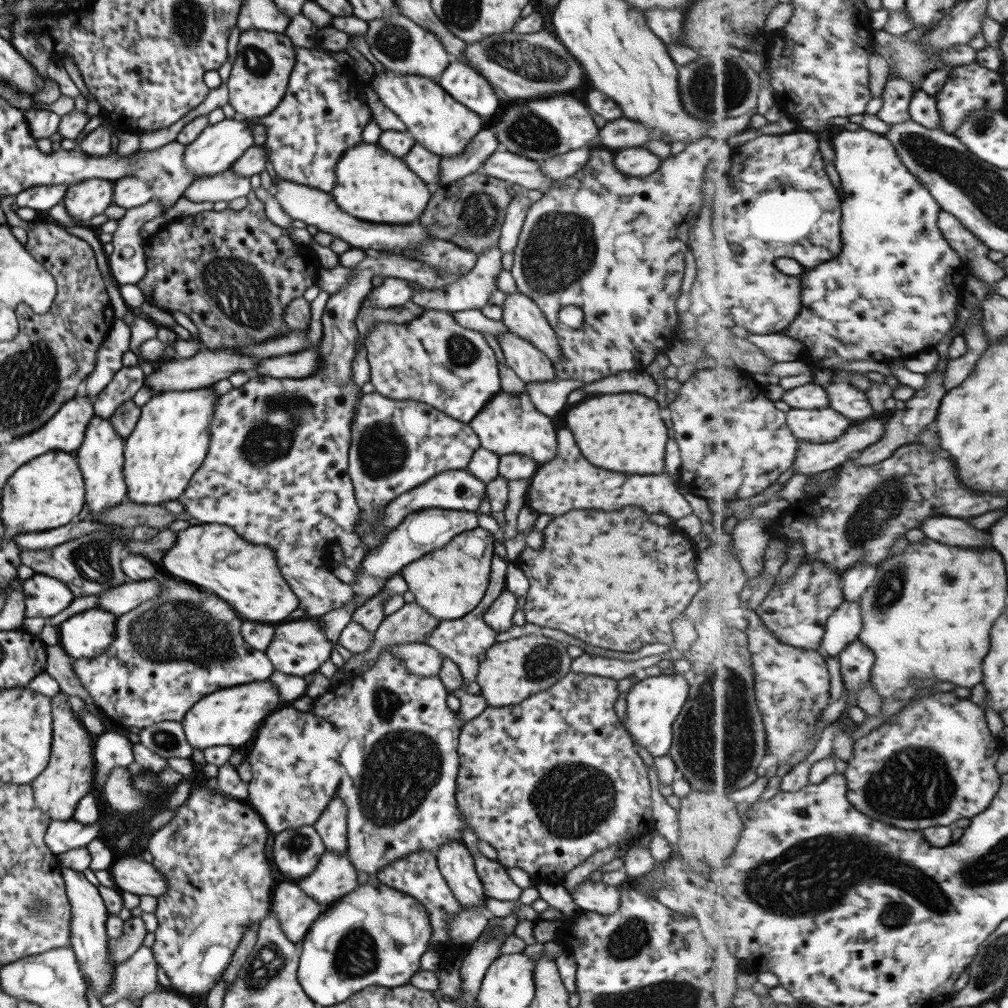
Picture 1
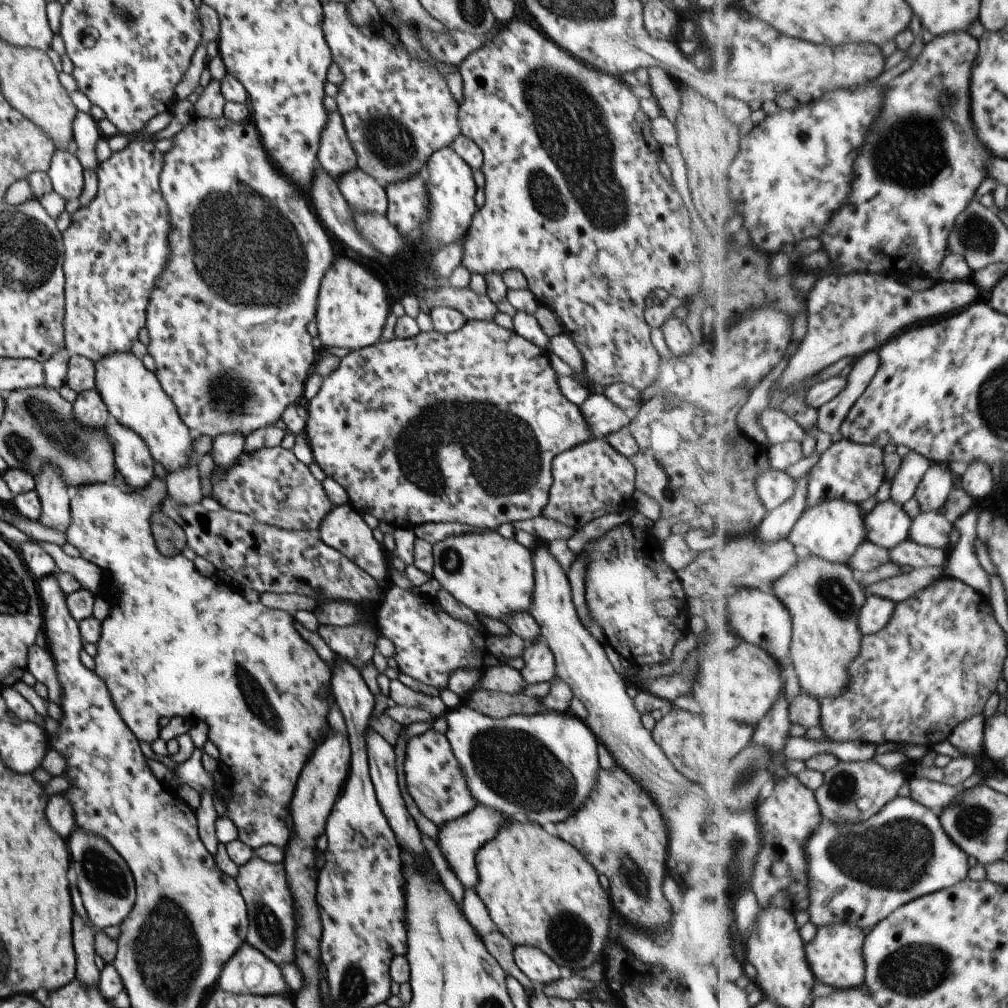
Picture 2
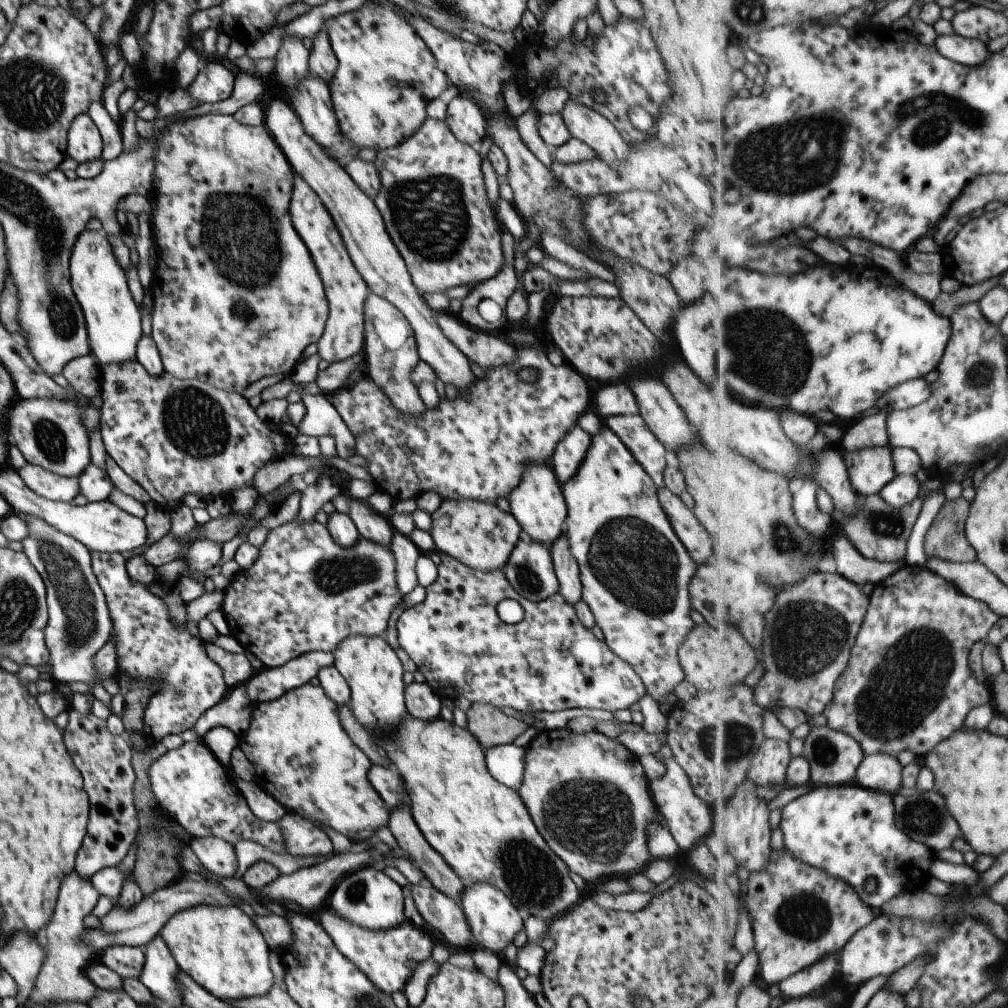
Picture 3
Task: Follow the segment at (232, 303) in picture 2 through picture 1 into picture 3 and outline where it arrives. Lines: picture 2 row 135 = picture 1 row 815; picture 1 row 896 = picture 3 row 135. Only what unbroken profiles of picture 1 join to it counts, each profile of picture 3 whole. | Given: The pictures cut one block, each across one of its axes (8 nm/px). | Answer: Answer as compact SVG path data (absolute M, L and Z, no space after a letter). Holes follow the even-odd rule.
M199 115L196 117L183 117L182 119L175 119L170 123L167 123L162 129L158 130L158 137L154 140L154 151L152 154L152 184L151 193L147 200L150 200L150 228L152 230L152 242L153 248L155 249L155 262L154 268L152 270L152 278L149 285L149 293L152 295L152 305L151 305L151 331L150 335L153 342L156 344L163 371L172 374L178 379L199 379L200 381L206 381L215 388L220 388L221 390L227 392L240 393L249 384L257 382L259 378L265 378L265 376L281 376L289 377L297 360L302 356L305 346L311 344L311 342L317 342L317 339L321 336L323 332L327 317L328 317L328 306L326 301L326 296L324 293L324 288L322 287L321 279L319 278L317 269L311 260L309 251L305 248L303 241L297 236L295 229L292 227L288 206L290 201L290 194L292 193L292 175L293 170L290 164L287 162L286 156L281 152L281 149L277 146L276 142L268 133L268 130L261 125L249 126L242 125L236 121L232 115Z

